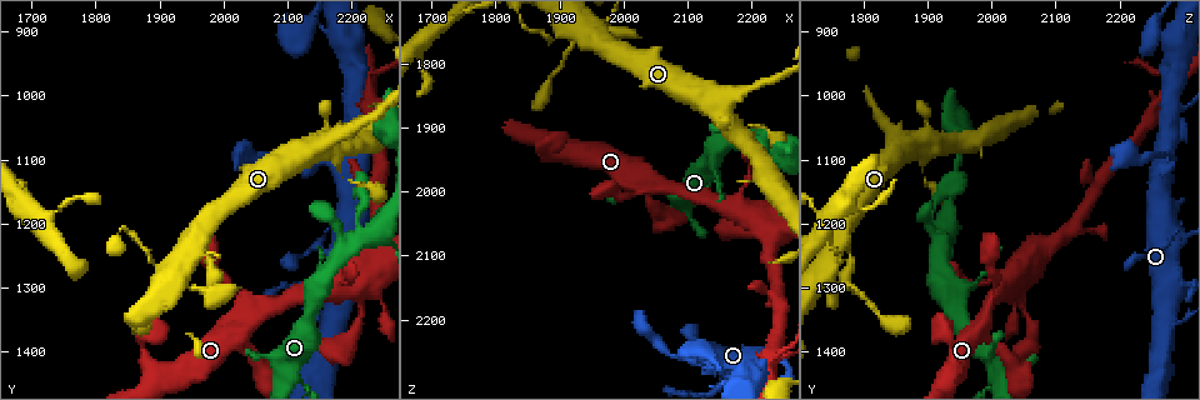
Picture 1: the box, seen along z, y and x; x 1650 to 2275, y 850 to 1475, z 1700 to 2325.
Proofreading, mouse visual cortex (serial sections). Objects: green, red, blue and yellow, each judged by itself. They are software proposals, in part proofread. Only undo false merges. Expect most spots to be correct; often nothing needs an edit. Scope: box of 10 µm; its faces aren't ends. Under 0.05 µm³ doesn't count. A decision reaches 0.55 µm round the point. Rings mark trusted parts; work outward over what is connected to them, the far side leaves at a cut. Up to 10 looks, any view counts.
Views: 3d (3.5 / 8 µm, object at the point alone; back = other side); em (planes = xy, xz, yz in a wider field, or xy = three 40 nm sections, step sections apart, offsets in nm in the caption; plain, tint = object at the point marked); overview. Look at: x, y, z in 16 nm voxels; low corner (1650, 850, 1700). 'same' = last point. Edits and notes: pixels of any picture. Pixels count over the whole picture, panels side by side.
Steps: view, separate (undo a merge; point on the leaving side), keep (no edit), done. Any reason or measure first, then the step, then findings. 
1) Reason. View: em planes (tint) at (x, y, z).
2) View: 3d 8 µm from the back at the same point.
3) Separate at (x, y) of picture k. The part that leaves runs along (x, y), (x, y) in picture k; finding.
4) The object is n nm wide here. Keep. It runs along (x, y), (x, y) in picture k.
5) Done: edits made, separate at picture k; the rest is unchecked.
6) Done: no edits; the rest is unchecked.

Looks like a crossing. View: 3d 8 µm at (2030, 1355, 1990).

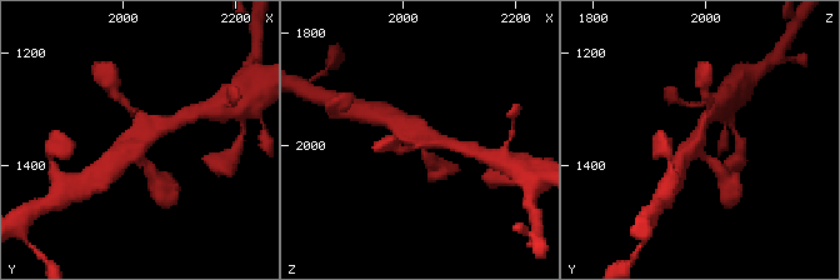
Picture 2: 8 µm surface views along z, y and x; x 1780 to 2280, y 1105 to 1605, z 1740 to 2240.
4 arms meet here; the arms are 250, 250, 300, 500 nm wide; shape alone is not enough. View: em xy step 3 (tint) at the same point.

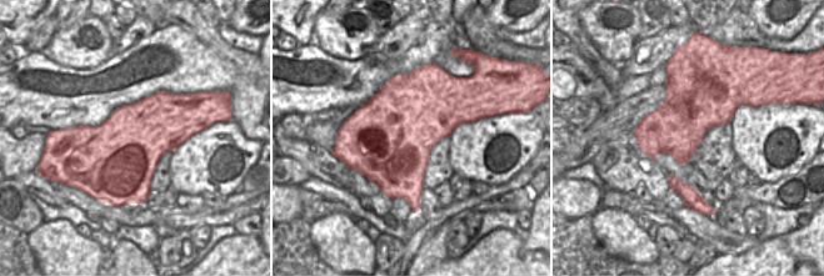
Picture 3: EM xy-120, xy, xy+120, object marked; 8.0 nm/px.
Keep. It runs along (110, 164), (148, 131), (166, 126) in picture 2; one cell here.

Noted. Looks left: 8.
Thin neck. View: 3d 3.5 µm from the back at (2215, 1220, 1920).

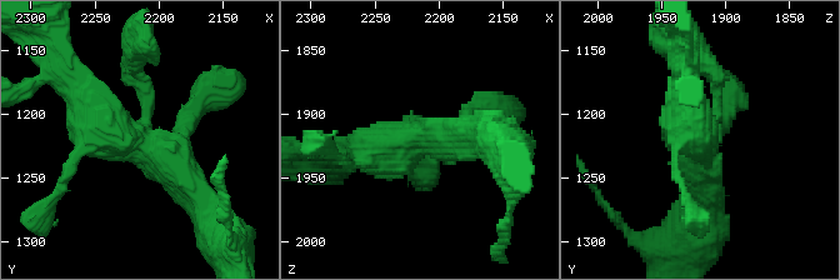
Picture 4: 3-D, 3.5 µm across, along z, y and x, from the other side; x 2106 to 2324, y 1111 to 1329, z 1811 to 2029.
View: em xy step 2 (tint) at (2218, 1222, 1920).

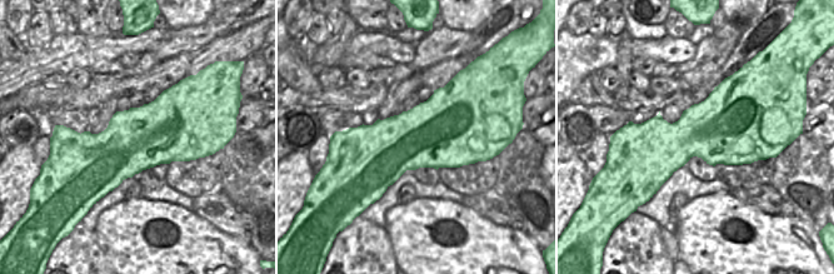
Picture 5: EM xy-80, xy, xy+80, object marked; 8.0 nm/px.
View: em xy step 3 (tint) at the same point.

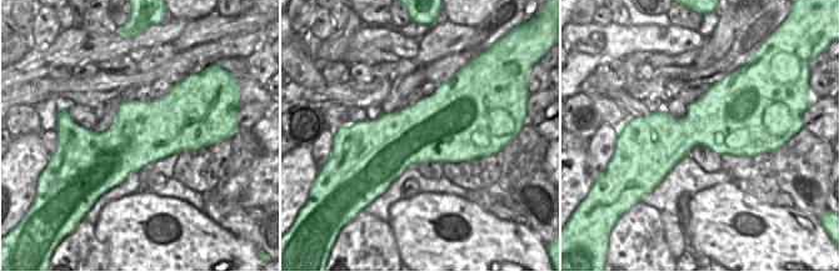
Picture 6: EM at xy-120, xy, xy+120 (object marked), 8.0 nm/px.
Keep. It runs along (196, 198), (74, 90) in picture 4; one cell here.

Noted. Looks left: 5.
Four-way junction. View: 3d 3.5 µm at (2230, 1000, 2275).

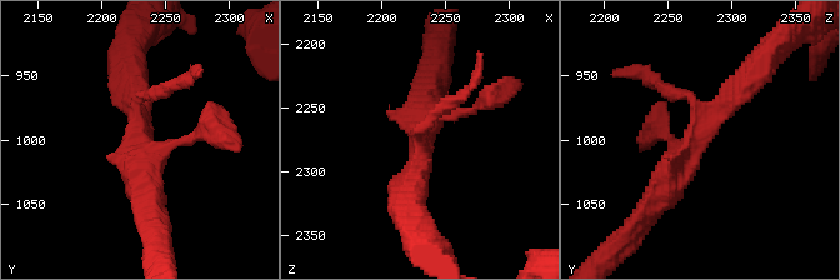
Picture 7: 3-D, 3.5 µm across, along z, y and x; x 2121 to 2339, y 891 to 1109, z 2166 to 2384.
4 arms meet here; the arms are 150, 150, 350, 400 nm wide; shape alone is not enough. View: em xy step 2 (tint) at (2232, 998, 2276).

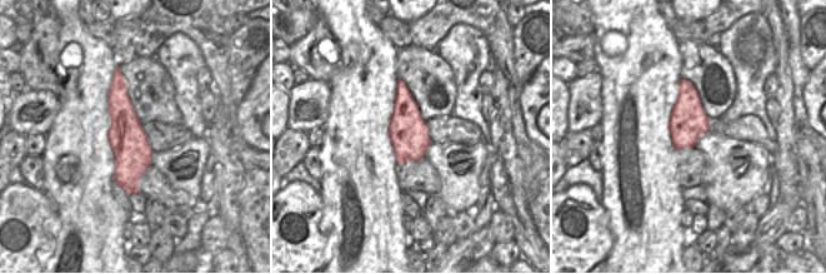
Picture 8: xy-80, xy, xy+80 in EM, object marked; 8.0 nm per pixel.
Keep. Continuous, no second cell.

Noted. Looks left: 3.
Sudden change in width. View: 3d 8 µm at (2135, 1085, 2275).

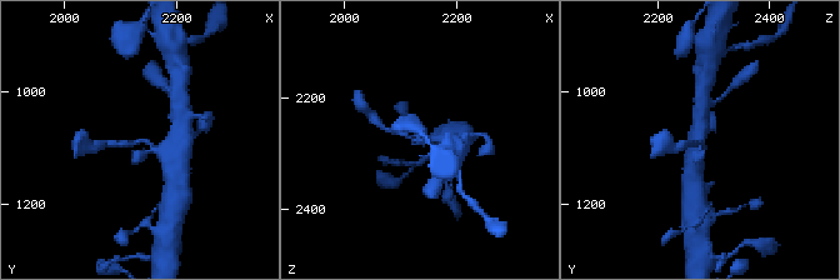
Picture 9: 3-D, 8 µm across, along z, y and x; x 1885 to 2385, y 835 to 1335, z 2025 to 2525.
Need the tissue. View: em xy step 5 (tint) at the same point.

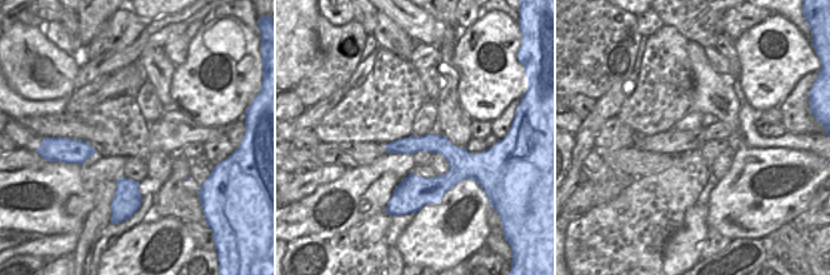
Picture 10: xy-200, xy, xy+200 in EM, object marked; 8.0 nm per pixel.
Keep. It runs along (478, 156), (405, 203) in picture 10; all the same cell.

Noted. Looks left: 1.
Done: no edits; the rest is unchecked.

